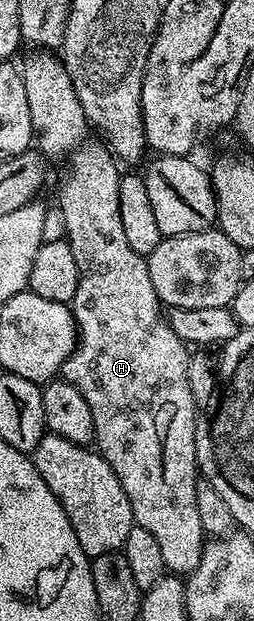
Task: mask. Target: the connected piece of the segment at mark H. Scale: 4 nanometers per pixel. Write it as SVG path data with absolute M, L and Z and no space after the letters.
M33 50L30 56L22 64L19 64L21 81L27 90L27 106L31 110L31 126L35 133L35 144L42 156L52 158L52 156L69 156L72 152L77 152L69 160L69 169L65 172L65 181L61 184L61 193L57 200L61 203L61 216L65 219L65 232L71 254L75 254L75 262L79 266L79 286L75 290L75 298L71 305L73 310L73 320L77 324L77 346L73 353L63 362L59 373L60 379L71 382L83 394L87 406L91 406L91 418L95 418L95 441L96 451L109 463L111 470L119 478L119 486L123 486L123 494L127 494L127 502L131 502L131 514L136 527L148 530L154 536L155 543L159 545L159 551L163 553L163 562L170 573L178 577L188 577L189 573L199 566L201 550L206 543L207 537L203 530L203 522L199 522L199 506L195 506L195 494L197 493L197 481L199 479L199 469L197 467L197 455L195 454L195 422L197 421L197 409L193 407L193 391L189 385L189 357L183 350L183 342L175 330L171 330L166 313L163 311L161 299L155 294L155 286L151 286L151 274L149 273L149 261L146 257L135 254L131 250L131 245L127 243L127 238L123 234L123 221L119 219L119 182L123 172L119 170L118 161L104 143L89 144L86 148L81 148L81 139L85 136L85 131L90 131L89 120L83 114L83 106L79 102L79 94L75 94L75 86L71 86L71 74L67 74L65 61L60 55L49 50Z

